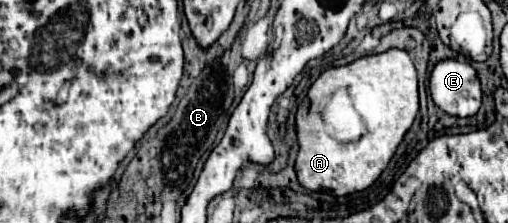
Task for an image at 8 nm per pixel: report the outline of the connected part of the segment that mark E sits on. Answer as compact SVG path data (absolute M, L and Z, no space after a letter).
M439 61L429 77L429 91L439 109L455 117L471 117L481 107L481 85L471 63Z

